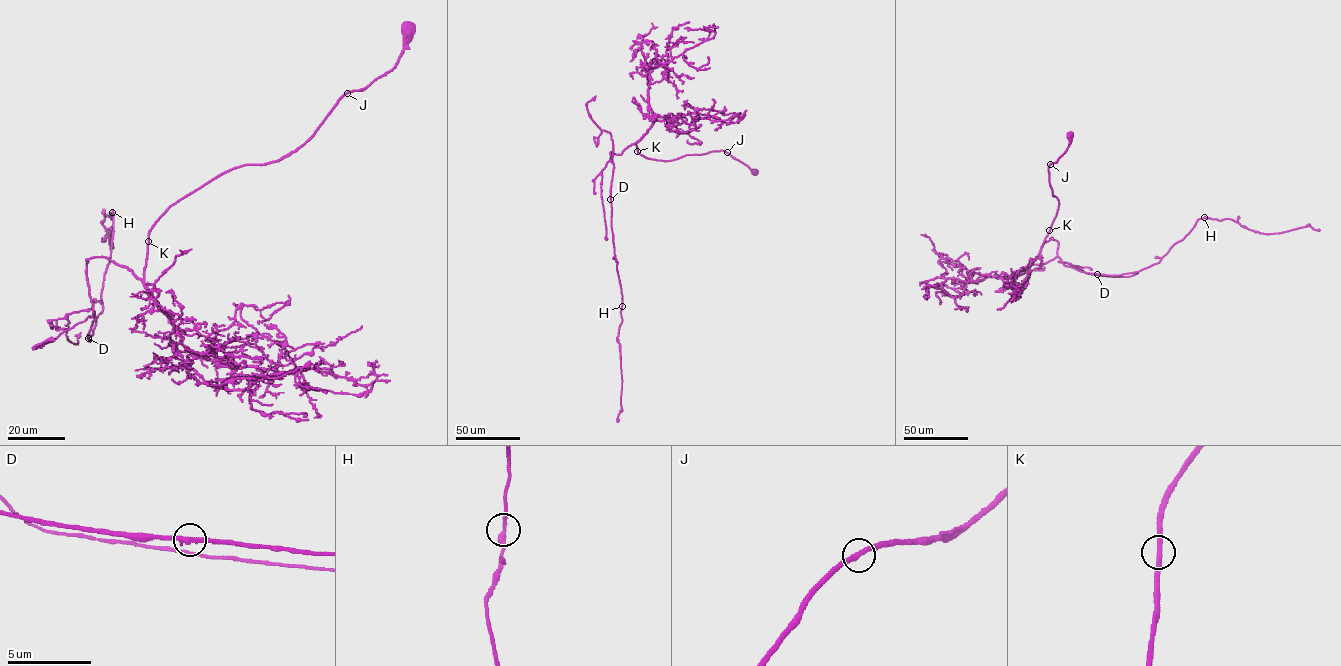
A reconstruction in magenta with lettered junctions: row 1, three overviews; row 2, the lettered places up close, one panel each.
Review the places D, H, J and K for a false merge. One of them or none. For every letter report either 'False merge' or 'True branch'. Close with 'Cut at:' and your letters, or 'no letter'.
D: True branch
H: True branch
J: True branch
K: True branch
Cut at: no letter

